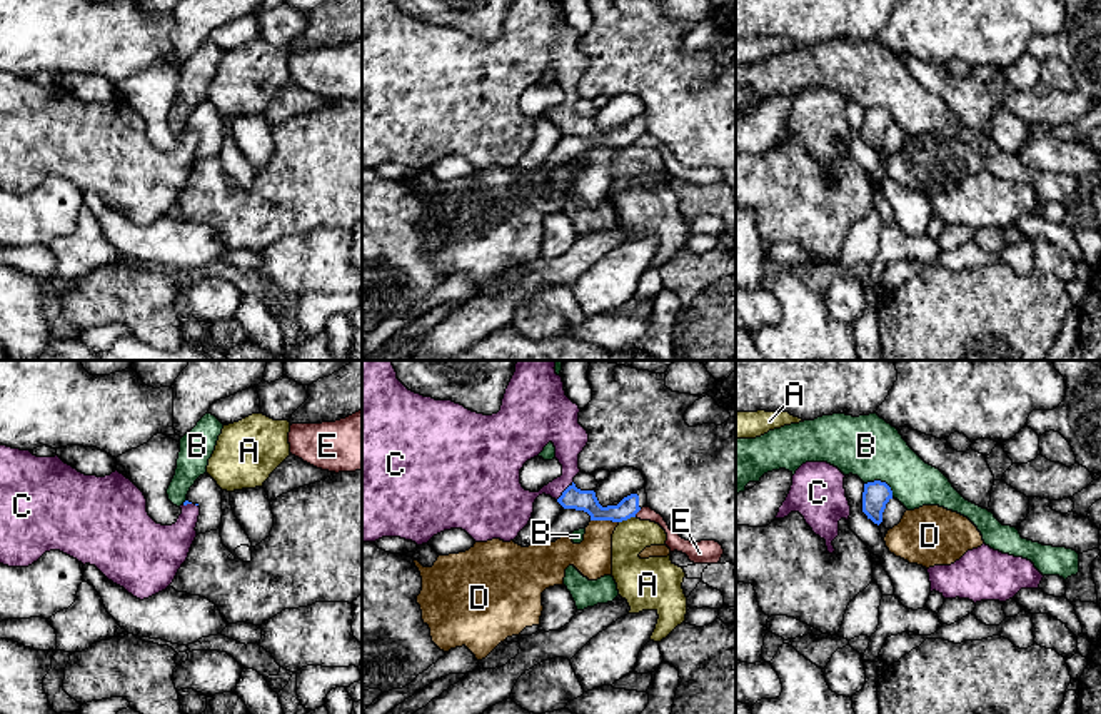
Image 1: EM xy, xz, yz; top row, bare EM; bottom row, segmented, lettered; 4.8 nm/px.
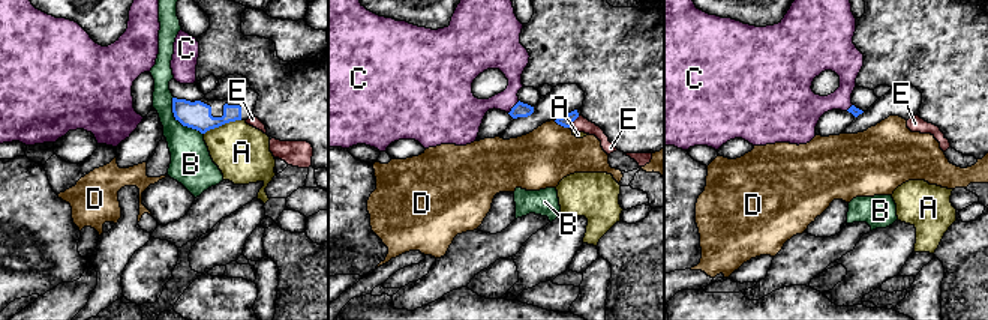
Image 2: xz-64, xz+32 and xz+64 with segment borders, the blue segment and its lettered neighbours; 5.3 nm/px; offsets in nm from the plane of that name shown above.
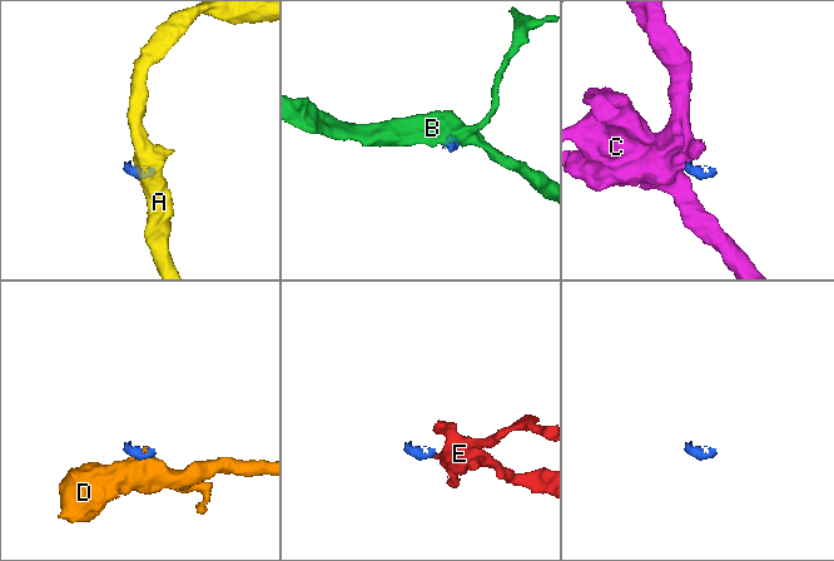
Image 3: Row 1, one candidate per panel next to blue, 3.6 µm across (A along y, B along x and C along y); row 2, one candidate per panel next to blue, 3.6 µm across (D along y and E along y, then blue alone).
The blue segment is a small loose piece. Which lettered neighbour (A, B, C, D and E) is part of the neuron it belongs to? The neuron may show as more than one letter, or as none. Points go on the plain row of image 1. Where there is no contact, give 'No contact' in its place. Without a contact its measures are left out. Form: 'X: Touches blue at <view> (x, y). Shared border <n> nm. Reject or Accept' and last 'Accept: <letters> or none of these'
A: Touches blue at xz (626, 145). Shared border 90 nm. Reject
B: Touches blue at yz (879, 107). Shared border 160 nm. Reject
C: Touches blue at xz (564, 117). Shared border 130 nm. Accept
D: Touches blue at xz (604, 145). Shared border 140 nm. Reject
E: Touches blue at xz (638, 137). Shared border 50 nm. Reject
Accept: C

